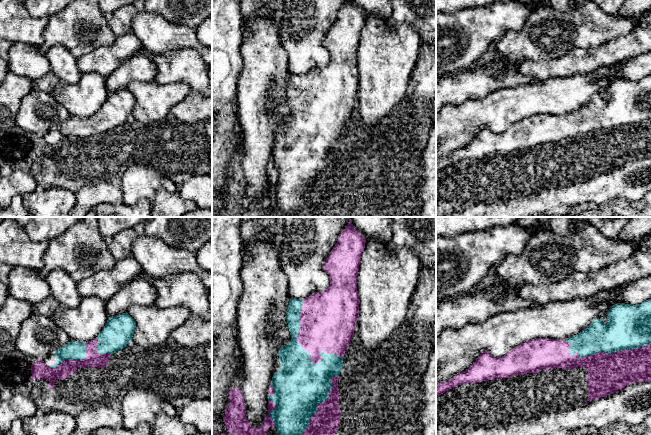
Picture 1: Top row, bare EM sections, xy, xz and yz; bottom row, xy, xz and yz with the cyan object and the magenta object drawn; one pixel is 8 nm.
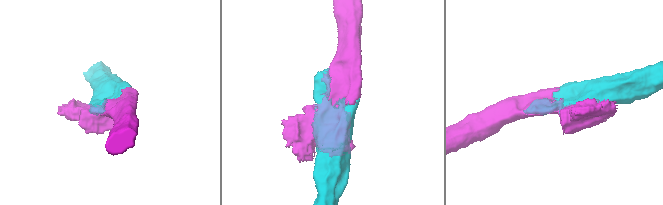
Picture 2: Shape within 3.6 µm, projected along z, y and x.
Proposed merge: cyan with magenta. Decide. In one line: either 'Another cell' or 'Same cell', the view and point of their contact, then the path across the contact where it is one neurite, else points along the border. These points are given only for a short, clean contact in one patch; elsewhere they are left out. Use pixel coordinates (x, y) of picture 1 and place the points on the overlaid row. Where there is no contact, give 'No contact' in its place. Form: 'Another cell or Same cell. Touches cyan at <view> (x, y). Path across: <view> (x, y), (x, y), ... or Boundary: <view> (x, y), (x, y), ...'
Same cell. Touches cyan at xz (304, 349)

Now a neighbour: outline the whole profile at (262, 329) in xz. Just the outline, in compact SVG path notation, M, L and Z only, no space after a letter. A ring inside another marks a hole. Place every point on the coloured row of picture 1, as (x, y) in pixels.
M254 240L243 245L243 264L240 272L242 295L238 305L237 341L243 354L244 381L241 391L246 406L246 418L253 427L260 427L268 414L268 389L274 373L274 365L279 358L279 349L291 341L291 332L286 320L290 294L287 287L287 278L281 268L279 248L267 241Z

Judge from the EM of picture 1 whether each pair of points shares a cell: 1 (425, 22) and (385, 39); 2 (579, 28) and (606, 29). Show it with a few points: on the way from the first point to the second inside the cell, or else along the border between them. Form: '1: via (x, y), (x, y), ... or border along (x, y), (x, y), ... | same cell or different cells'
1: border along (391, 23), (410, 24), (422, 42) | different cells
2: via (586, 28), (599, 28) | same cell

